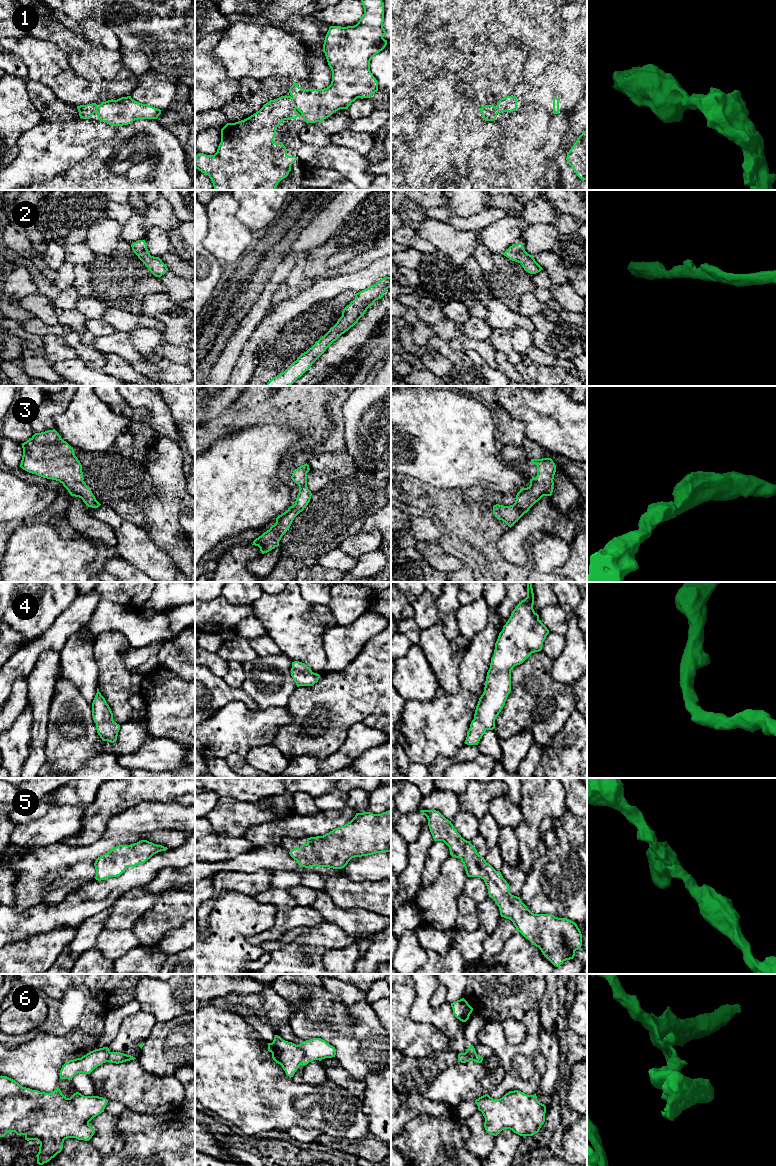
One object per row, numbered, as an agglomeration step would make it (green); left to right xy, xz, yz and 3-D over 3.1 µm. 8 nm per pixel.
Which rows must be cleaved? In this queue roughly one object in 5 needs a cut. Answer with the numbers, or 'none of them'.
6

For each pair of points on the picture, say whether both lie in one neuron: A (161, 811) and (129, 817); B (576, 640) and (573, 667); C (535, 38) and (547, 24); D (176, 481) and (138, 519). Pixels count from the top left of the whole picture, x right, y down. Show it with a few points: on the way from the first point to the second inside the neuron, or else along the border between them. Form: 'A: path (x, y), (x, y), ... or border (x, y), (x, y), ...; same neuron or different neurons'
A: path (153, 816), (137, 817); same neuron
B: path (576, 647), (576, 660); same neuron
C: border (525, 13), (531, 16), (549, 35); different neurons
D: border (152, 492), (144, 503), (144, 524), (142, 527); different neurons

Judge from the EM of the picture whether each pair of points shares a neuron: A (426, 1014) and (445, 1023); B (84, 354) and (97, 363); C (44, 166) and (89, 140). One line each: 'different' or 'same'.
A: same
B: same
C: same

